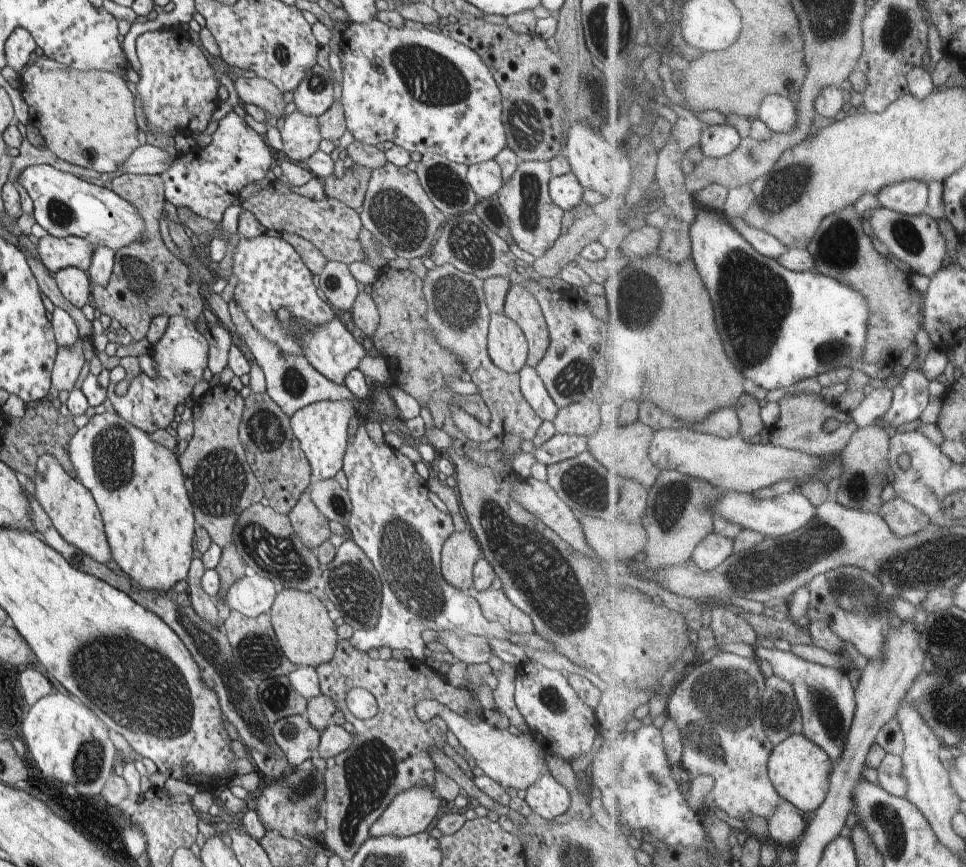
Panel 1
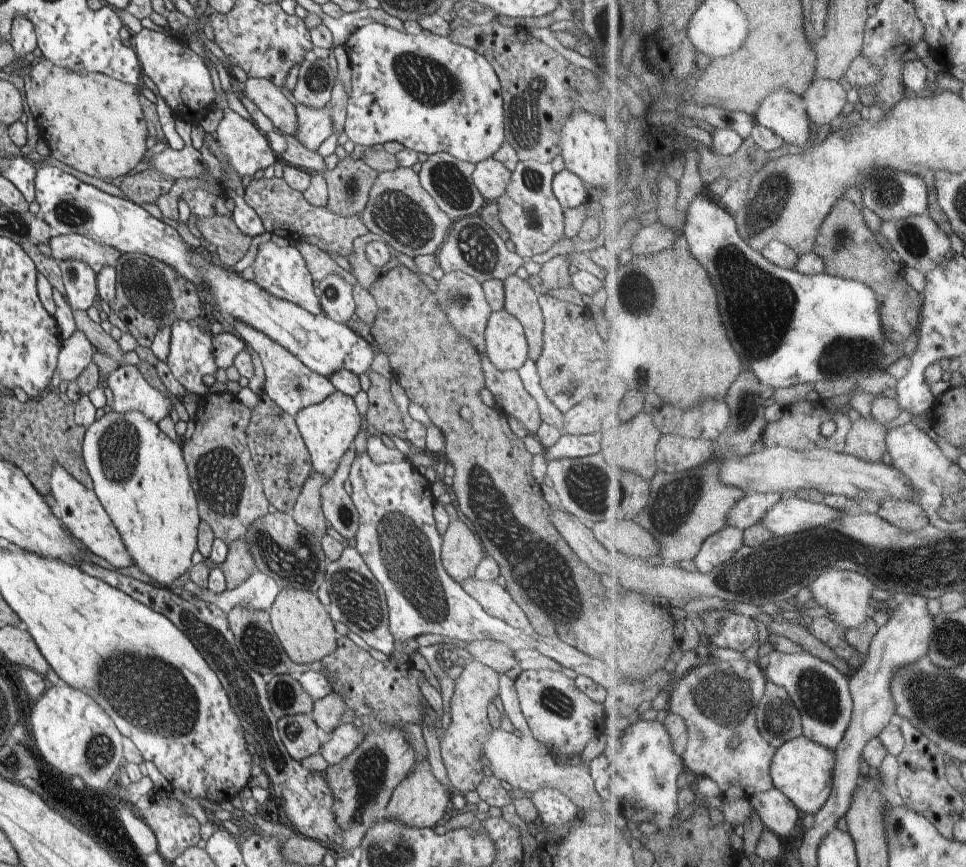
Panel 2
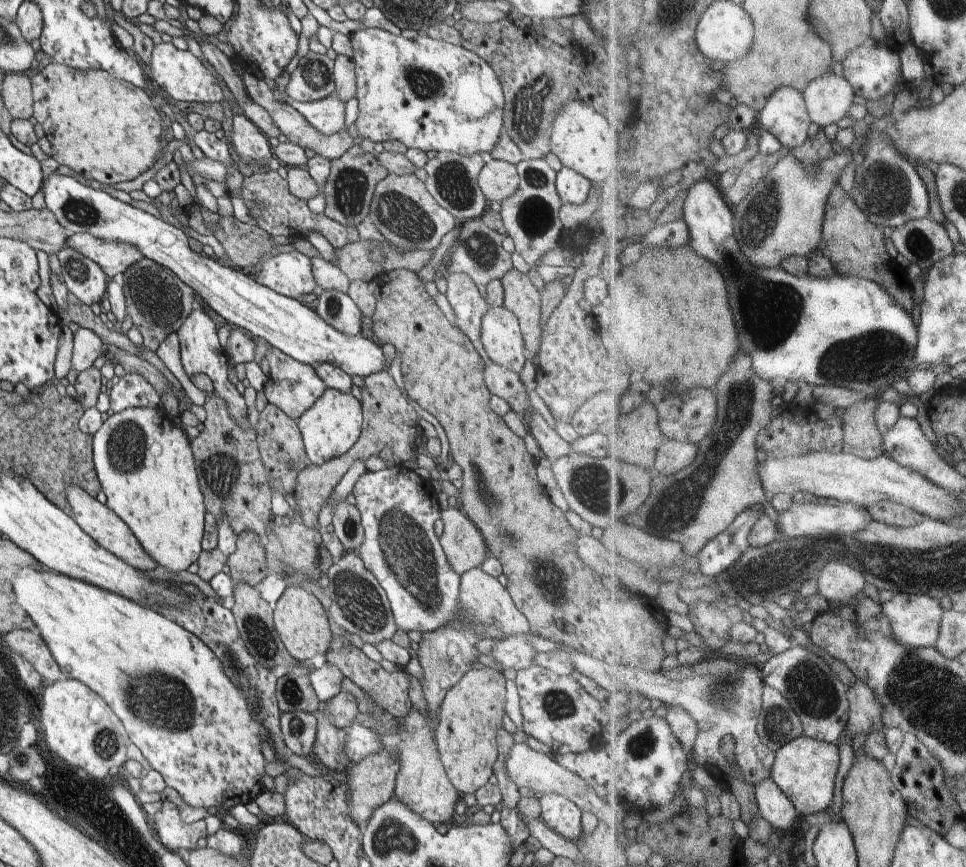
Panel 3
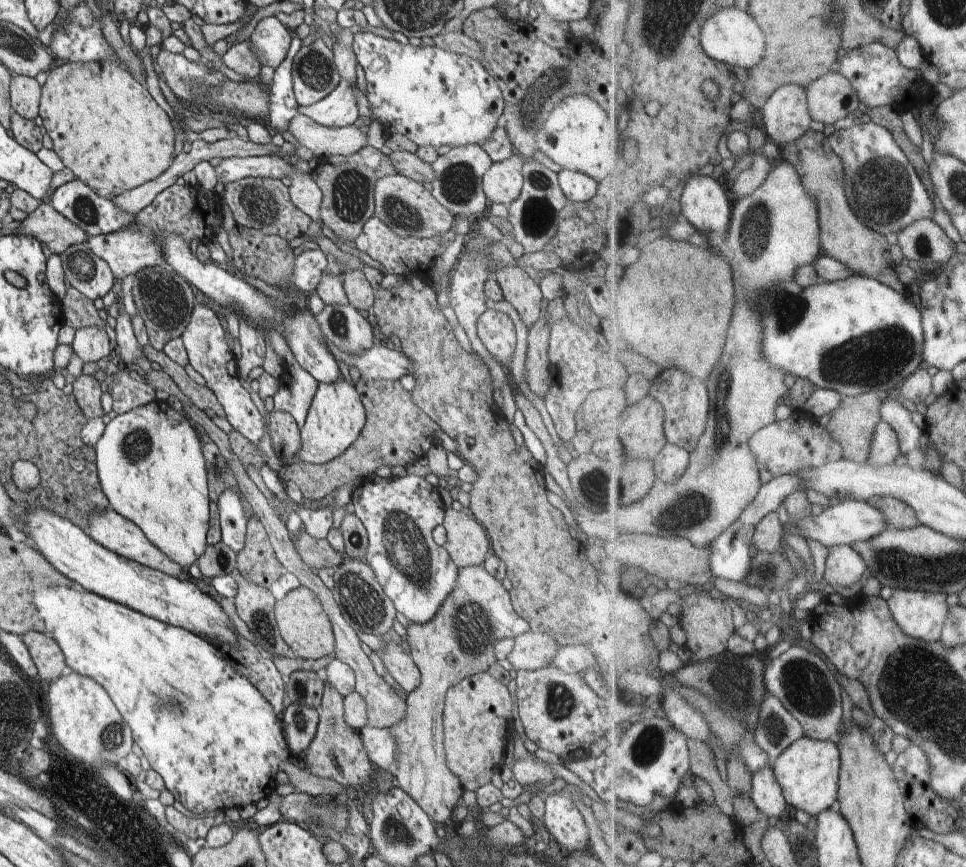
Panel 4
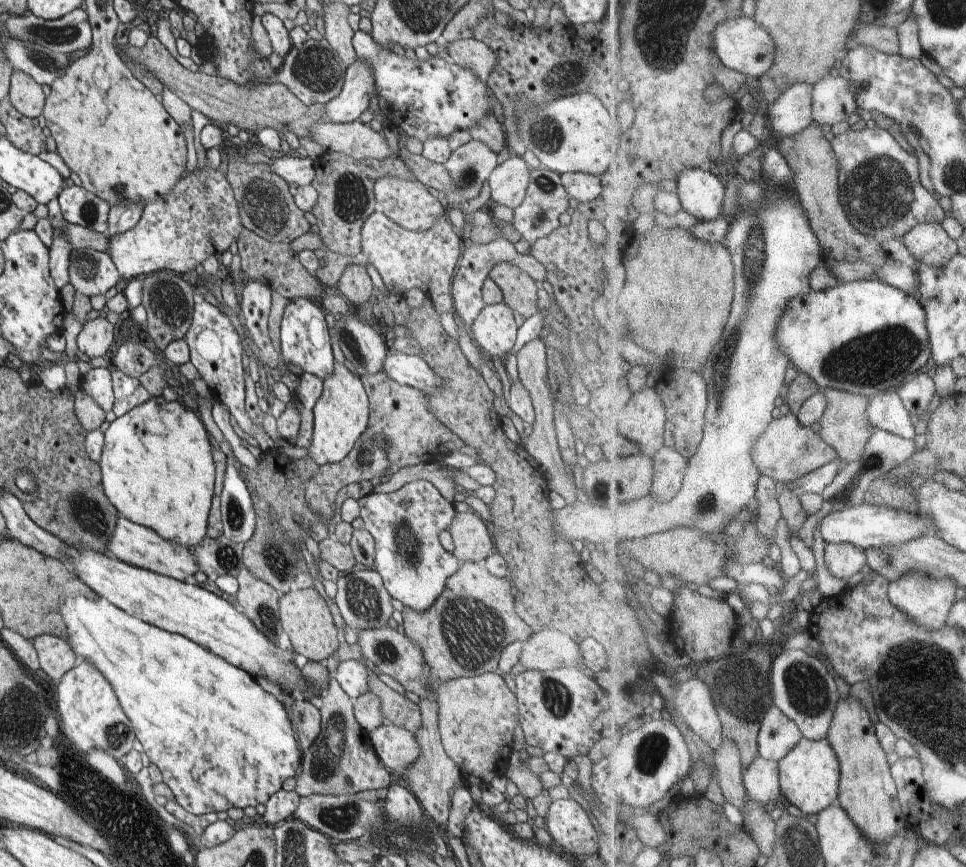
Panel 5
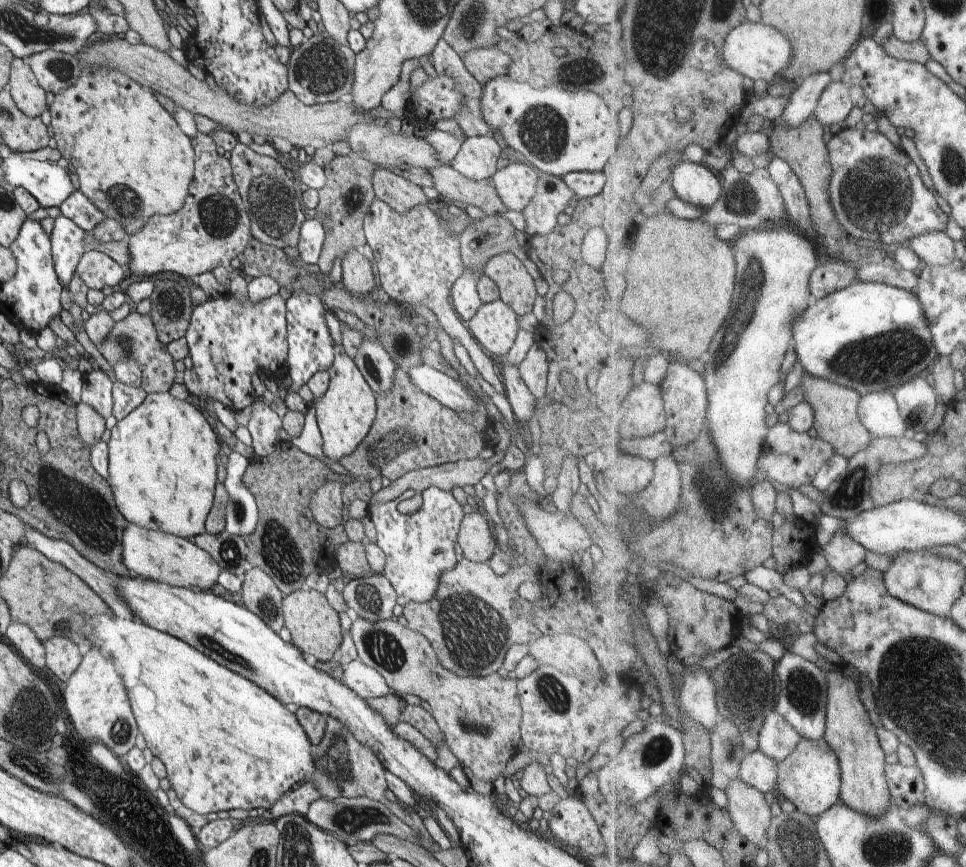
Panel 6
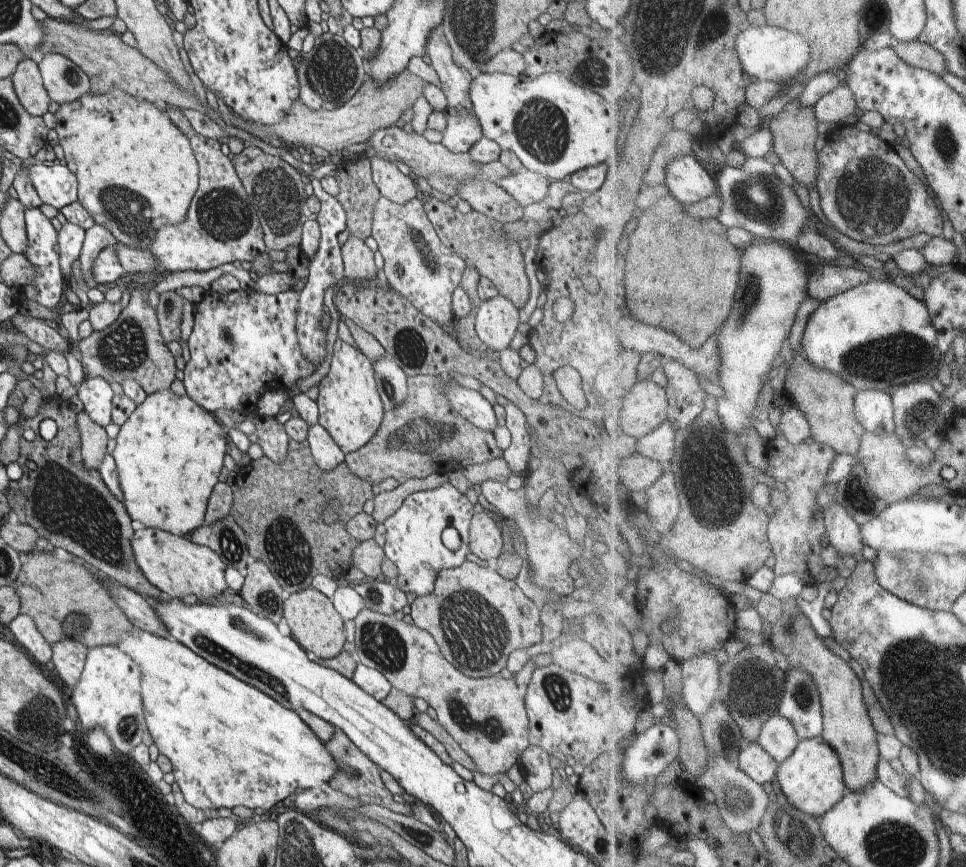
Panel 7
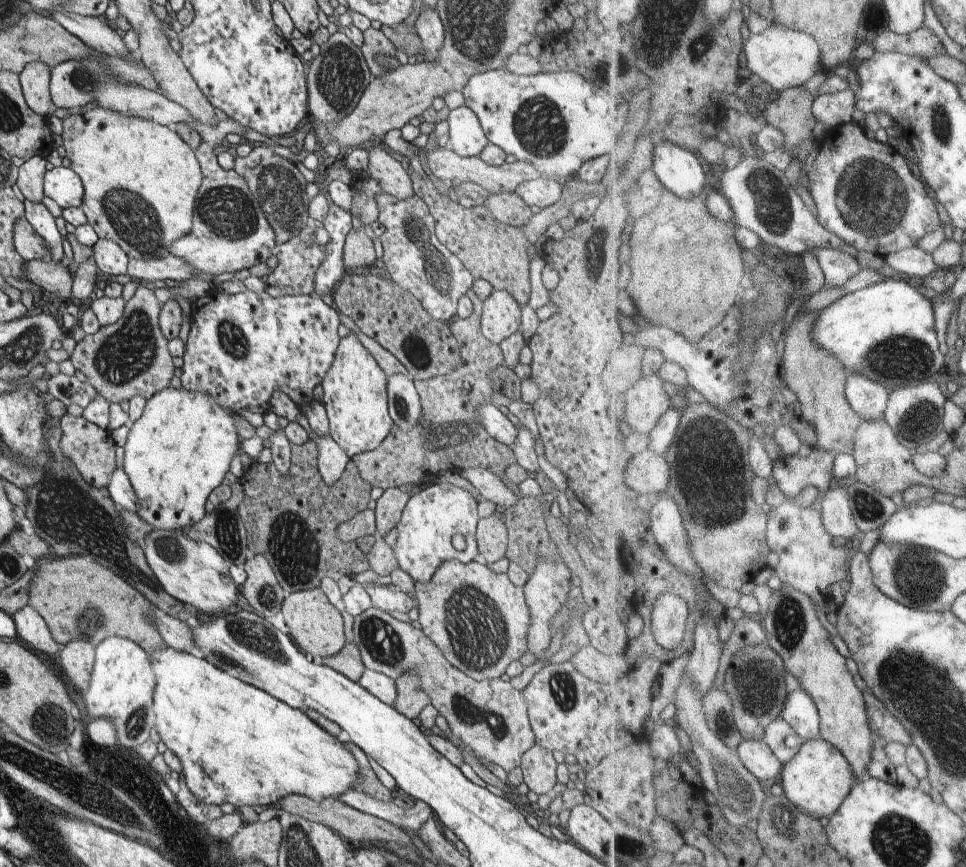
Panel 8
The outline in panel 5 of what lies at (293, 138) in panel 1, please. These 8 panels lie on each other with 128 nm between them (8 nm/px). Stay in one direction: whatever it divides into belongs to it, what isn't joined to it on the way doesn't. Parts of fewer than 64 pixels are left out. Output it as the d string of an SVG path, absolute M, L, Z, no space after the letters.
M356 58L347 66L340 92L334 100L326 103L325 121L332 123L356 121L360 114L368 110L372 95L378 96L372 70L360 58Z

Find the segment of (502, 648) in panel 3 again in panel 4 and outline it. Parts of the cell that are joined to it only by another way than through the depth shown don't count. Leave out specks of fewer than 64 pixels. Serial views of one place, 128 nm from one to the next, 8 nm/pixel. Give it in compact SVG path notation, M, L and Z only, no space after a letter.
M530 630L515 638L514 648L507 659L515 670L536 670L552 664L550 660L556 650L558 646L548 634L534 634L534 630Z

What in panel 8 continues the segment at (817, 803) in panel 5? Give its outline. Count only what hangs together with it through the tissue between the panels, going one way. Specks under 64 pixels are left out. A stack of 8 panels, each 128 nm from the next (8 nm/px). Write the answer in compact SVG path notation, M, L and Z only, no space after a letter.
M825 739L806 742L802 751L786 764L782 778L785 793L801 810L825 821L842 809L862 780L845 753Z

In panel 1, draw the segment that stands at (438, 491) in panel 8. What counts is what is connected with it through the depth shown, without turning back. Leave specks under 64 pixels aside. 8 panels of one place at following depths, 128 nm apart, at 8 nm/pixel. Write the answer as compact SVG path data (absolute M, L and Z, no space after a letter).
M359 424L356 434L354 434L354 440L348 444L345 457L343 458L343 471L348 480L348 494L350 495L352 516L350 517L350 524L348 528L350 529L350 536L352 536L353 541L364 551L364 554L368 556L368 560L372 561L376 572L380 572L381 583L384 584L382 588L382 600L380 609L380 618L378 618L378 624L370 630L355 630L352 636L350 636L350 644L360 650L360 652L368 652L372 648L392 648L395 652L399 650L404 650L408 648L410 652L411 659L424 662L426 657L424 656L425 643L422 639L422 632L424 630L432 629L437 630L437 632L454 632L455 635L464 637L468 635L481 635L484 637L488 635L489 638L506 638L508 636L508 630L500 622L490 622L483 614L479 602L472 598L467 591L460 591L458 588L451 587L450 584L446 582L443 578L441 572L441 550L446 539L454 532L454 524L452 523L452 516L450 513L441 512L432 504L430 498L428 498L429 485L428 480L425 480L416 471L414 464L406 457L404 454L400 453L398 449L392 448L386 443L376 445L376 442L368 436L366 427L364 424Z

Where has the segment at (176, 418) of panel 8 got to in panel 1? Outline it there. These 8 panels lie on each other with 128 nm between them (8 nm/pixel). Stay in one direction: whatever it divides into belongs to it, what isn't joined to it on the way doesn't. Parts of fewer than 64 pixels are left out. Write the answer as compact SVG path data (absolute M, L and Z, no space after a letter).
M104 412L90 418L88 423L84 427L79 428L78 432L72 436L72 440L70 440L68 445L68 456L70 456L70 462L72 462L72 466L74 466L74 477L92 493L96 501L104 522L112 556L114 556L114 560L118 563L118 566L120 566L132 580L140 584L142 588L165 592L169 588L172 588L177 582L187 580L187 574L189 573L192 562L192 541L197 531L198 524L196 520L194 520L192 502L190 502L189 492L186 490L186 480L179 464L178 454L176 451L172 451L152 440L149 435L150 433L144 432L144 430L138 428L138 426L130 424L128 420L124 420L118 413Z

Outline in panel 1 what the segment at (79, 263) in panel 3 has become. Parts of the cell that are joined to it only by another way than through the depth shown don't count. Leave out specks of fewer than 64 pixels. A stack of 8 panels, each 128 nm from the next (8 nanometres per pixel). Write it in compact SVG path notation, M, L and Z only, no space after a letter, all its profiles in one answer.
M72 266L62 268L56 273L55 281L68 302L80 309L88 304L92 284L83 270Z

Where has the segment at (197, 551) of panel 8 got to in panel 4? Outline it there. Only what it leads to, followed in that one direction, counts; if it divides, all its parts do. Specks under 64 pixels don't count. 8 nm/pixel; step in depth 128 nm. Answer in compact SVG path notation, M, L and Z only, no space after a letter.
M112 508L106 509L106 512L102 512L102 514L90 514L88 516L88 534L94 539L94 542L128 560L139 562L141 565L164 572L164 574L170 576L181 578L185 573L185 569L178 566L174 560L170 560L170 557L166 556L166 554L160 552L134 522L124 518Z

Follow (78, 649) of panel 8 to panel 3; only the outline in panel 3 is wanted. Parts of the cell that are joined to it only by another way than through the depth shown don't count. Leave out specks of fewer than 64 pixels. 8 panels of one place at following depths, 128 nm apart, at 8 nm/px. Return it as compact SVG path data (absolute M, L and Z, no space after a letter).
M13 630L4 635L6 646L14 652L31 662L39 675L46 682L54 683L62 678L61 668L56 664L52 652L48 650L38 630Z

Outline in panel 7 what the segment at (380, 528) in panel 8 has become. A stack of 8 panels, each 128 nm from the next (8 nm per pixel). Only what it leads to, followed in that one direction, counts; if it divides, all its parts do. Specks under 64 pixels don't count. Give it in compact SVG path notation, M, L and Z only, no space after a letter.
M432 473L423 479L412 479L400 483L397 488L391 491L383 491L373 498L374 510L372 518L377 524L384 524L386 518L392 516L402 503L406 500L409 494L434 489L444 482L449 482L447 474Z

